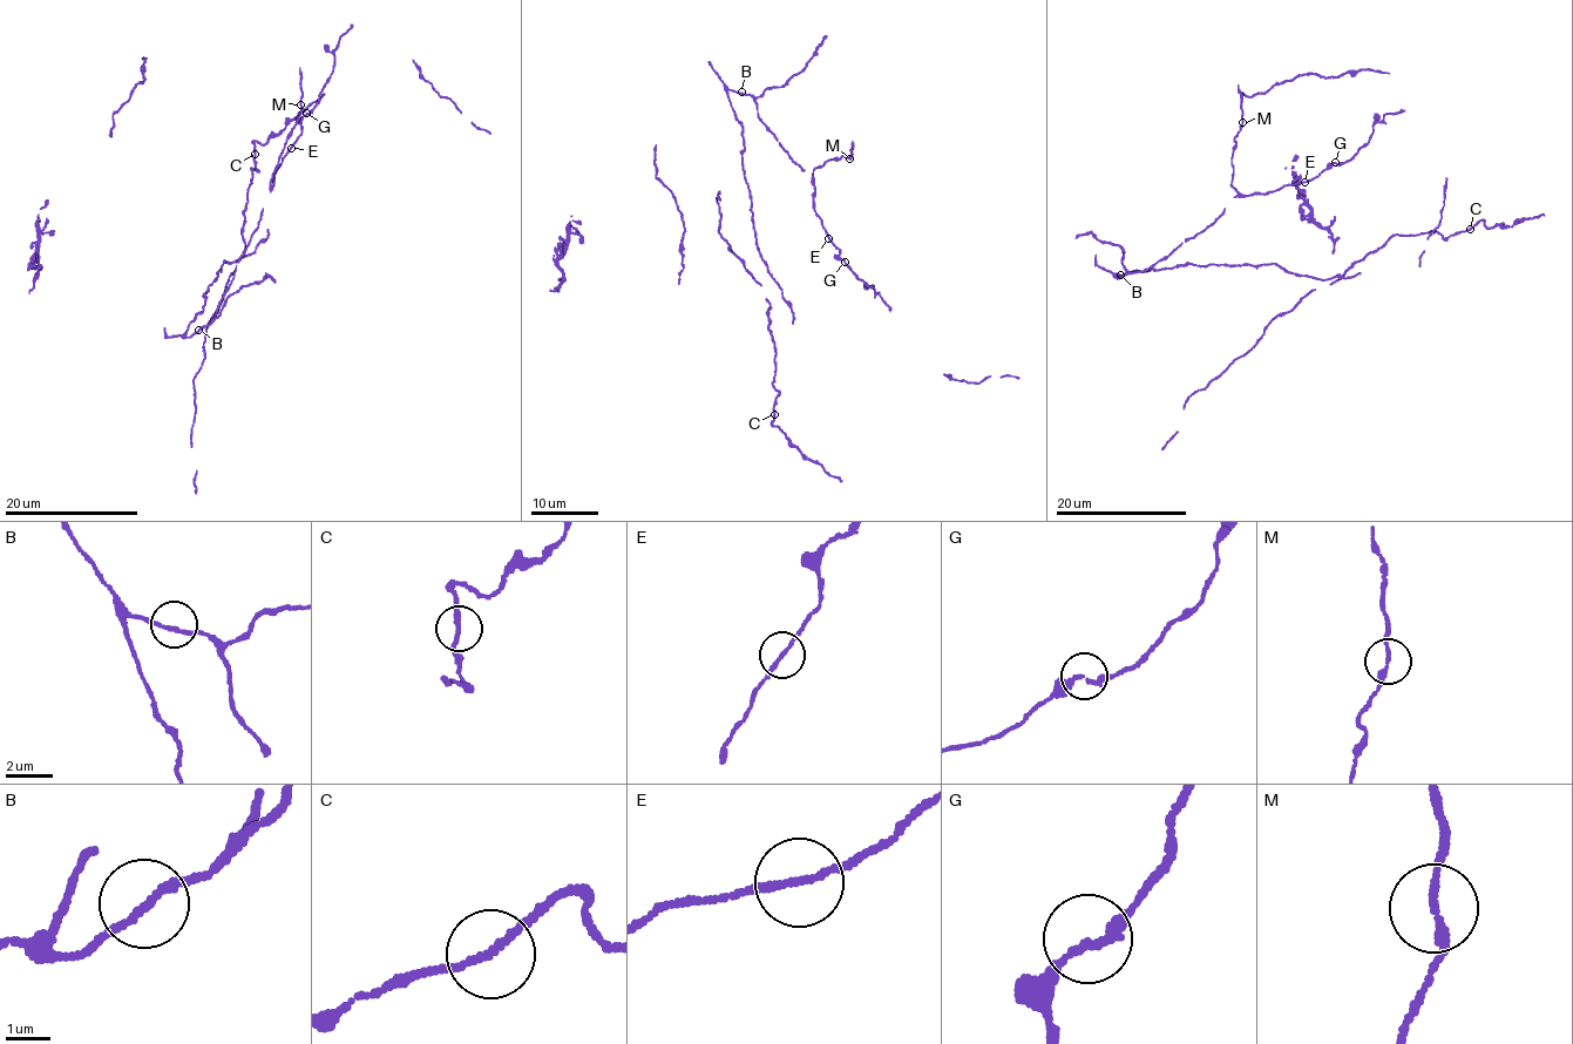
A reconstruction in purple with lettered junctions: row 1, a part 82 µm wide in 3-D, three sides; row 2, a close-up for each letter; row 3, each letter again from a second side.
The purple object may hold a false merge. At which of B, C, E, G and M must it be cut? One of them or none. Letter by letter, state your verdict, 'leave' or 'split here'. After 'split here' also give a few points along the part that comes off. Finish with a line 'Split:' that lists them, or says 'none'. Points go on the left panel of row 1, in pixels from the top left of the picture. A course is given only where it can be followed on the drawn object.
B: leave
C: leave
E: leave
G: leave
M: leave
Split: none

